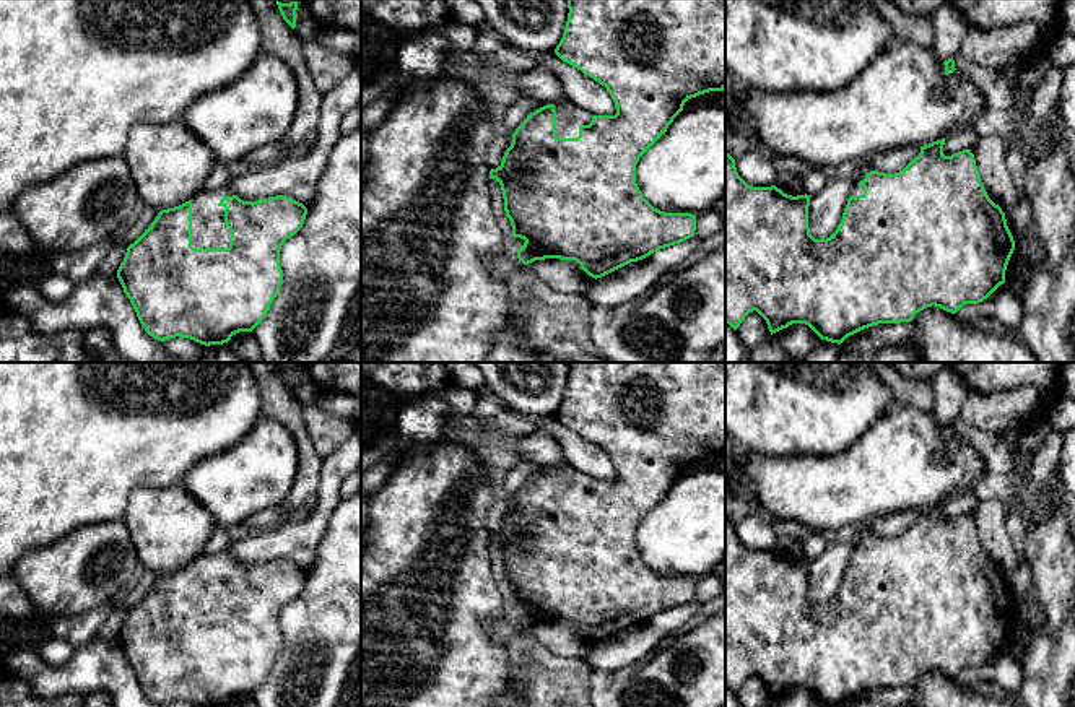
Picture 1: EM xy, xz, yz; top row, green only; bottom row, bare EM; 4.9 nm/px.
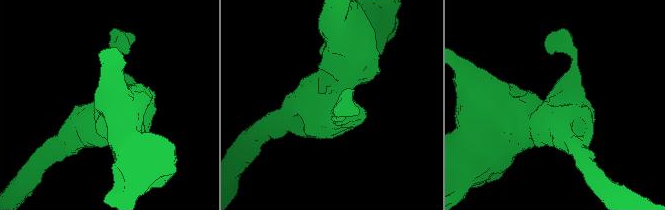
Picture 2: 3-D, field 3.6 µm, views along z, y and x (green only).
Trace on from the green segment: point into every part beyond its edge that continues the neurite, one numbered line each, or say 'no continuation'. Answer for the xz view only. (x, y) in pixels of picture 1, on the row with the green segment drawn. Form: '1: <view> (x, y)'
1: xz (570, 117)

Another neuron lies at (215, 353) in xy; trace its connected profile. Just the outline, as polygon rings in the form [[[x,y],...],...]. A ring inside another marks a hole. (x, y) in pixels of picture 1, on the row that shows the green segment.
[[[228,343],[207,346],[198,359],[200,362],[247,362],[242,358],[239,358],[228,346]]]

